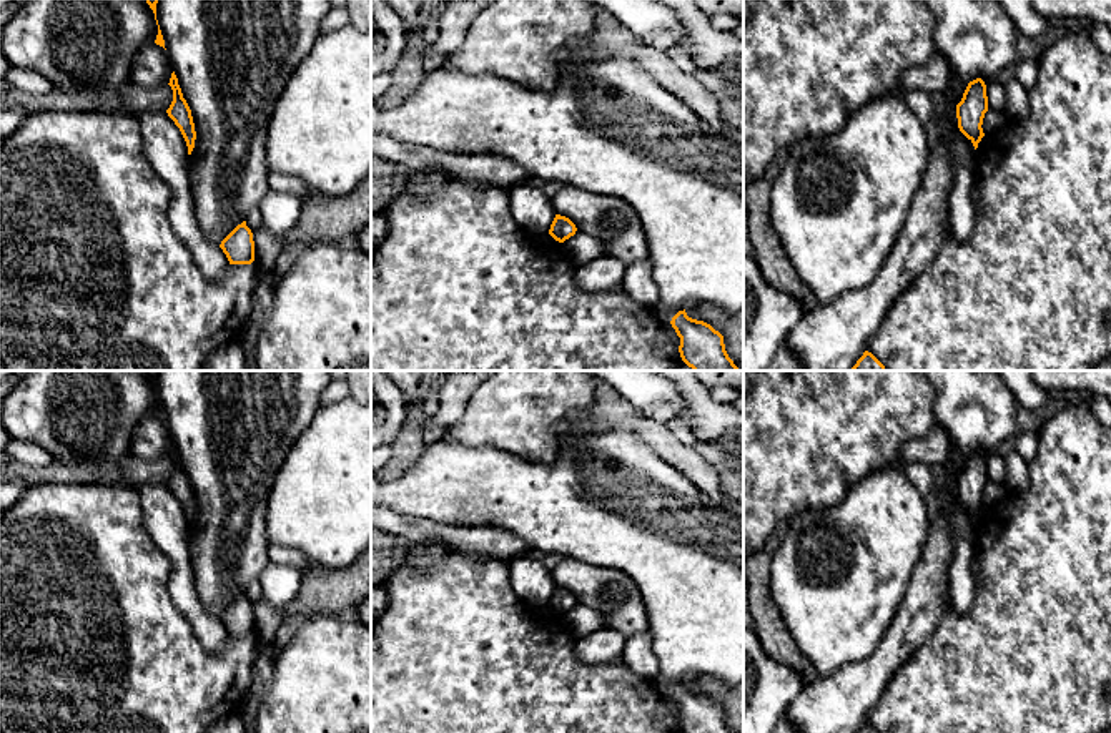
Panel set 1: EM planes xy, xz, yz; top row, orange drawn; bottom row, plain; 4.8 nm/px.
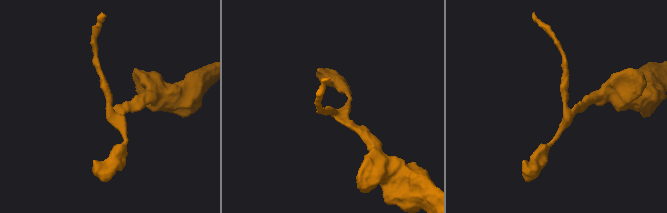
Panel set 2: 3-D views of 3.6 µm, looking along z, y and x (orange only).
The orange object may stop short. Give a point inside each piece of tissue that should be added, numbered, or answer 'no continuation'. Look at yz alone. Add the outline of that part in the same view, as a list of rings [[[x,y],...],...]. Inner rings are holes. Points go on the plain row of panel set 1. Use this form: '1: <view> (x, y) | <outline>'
no continuation

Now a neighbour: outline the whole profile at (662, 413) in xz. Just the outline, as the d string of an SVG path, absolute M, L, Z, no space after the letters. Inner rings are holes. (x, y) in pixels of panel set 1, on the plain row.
M650 404L645 411L642 411L647 417L655 419L659 422L669 422L677 419L677 411L670 404Z

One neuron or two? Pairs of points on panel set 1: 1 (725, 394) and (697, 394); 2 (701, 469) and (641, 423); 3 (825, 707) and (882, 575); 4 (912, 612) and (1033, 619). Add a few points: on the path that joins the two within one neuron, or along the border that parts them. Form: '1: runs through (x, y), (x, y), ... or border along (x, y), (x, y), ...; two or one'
1: border along (707, 389), (715, 401), (725, 404); two
2: runs through (686, 459), (656, 434); one
3: border along (875, 645), (870, 654), (845, 664), (820, 680); two
4: border along (948, 600), (933, 634), (920, 647); two

